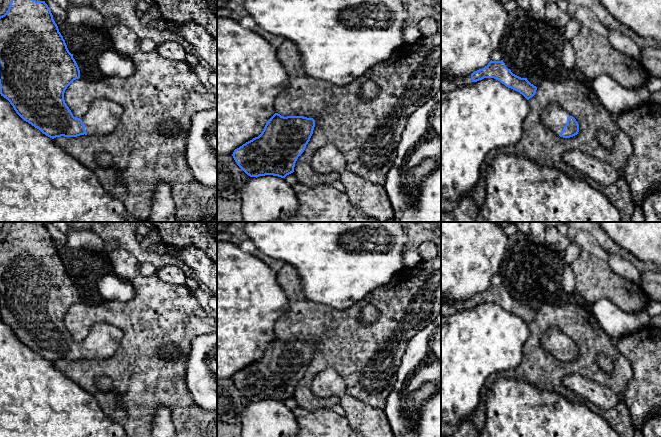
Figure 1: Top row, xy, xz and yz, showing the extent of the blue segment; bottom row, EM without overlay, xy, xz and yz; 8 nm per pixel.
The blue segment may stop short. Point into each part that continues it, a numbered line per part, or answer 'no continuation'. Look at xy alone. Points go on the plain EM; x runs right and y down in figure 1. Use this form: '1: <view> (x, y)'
1: xy (102, 340)

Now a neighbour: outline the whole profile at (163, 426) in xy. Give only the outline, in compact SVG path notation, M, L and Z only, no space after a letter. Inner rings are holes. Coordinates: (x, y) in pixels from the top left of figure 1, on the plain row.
M167 406L157 407L150 437L175 437L171 411Z

